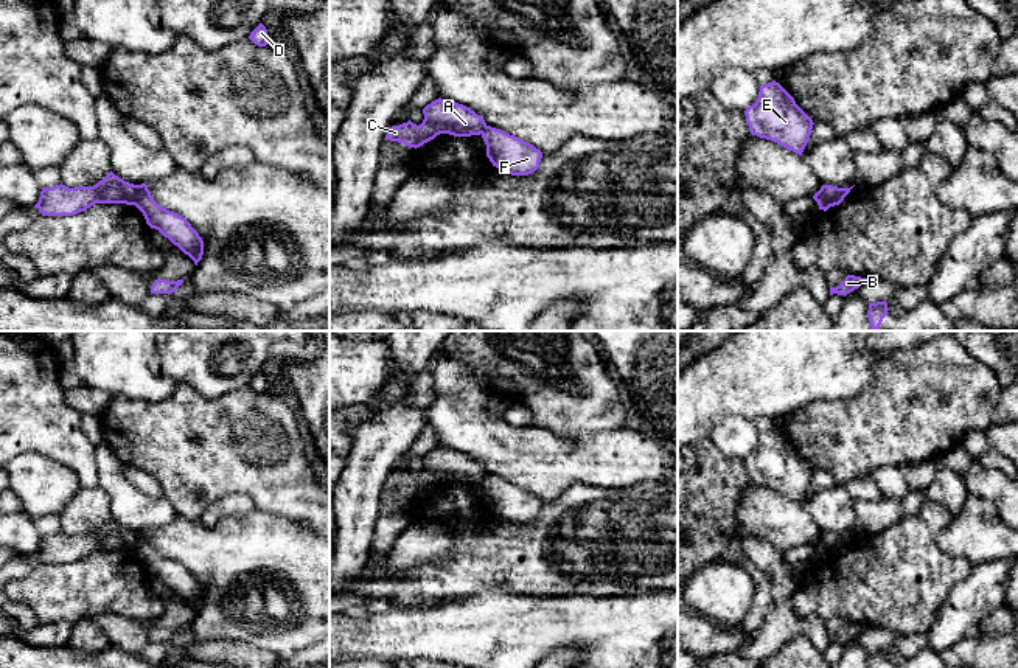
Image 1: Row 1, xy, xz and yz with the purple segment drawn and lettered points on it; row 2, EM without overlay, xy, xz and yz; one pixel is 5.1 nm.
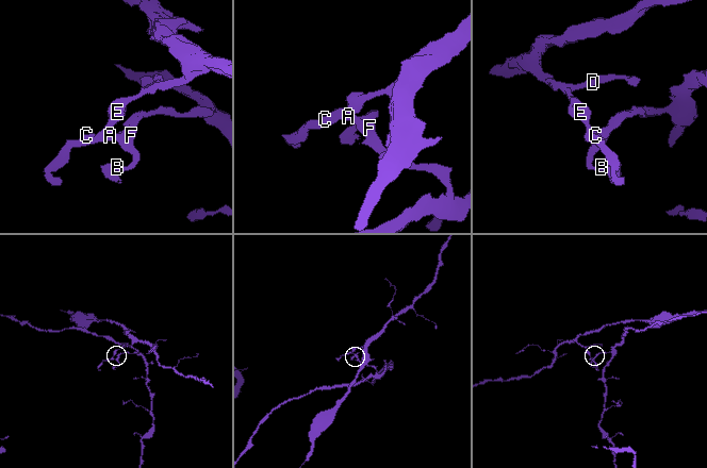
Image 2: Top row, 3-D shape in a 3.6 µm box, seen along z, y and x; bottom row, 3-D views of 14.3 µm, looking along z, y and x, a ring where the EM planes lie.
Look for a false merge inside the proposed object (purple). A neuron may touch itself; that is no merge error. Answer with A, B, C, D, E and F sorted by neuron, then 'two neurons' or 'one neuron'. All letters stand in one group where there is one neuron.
A C D E / B F | two neurons

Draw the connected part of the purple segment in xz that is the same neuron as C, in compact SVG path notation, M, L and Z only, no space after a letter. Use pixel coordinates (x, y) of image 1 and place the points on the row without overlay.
M441 446L427 452L423 461L424 468L420 474L409 468L392 474L385 486L417 497L440 482L471 485L480 483L486 475L485 468L469 455Z

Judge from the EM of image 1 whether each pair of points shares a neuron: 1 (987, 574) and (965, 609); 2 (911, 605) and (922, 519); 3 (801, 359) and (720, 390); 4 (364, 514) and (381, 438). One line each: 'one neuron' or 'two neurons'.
1: one neuron
2: one neuron
3: one neuron
4: one neuron

